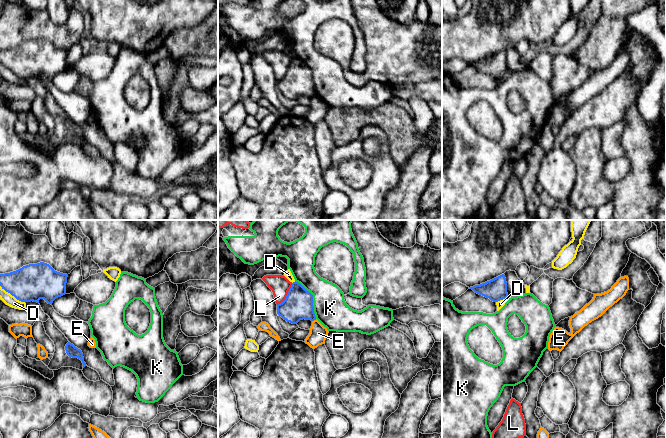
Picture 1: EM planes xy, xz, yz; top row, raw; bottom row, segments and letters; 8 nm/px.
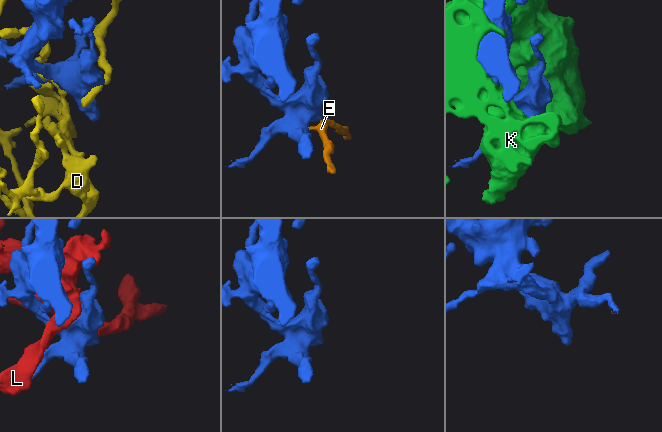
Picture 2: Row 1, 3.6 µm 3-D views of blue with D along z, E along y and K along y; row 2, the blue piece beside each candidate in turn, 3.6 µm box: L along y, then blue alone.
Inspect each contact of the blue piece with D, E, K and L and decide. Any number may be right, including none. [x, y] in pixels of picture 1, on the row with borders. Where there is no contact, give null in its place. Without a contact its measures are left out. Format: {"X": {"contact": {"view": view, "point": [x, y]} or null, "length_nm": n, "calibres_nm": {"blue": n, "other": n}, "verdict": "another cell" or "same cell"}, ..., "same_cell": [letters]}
{"D": {"contact": {"view": "xy", "point": [13, 295]}, "length_nm": 260, "calibres_nm": {"blue": 300, "other": 90}, "verdict": "another cell"}, "E": {"contact": {"view": "xz", "point": [314, 319]}, "length_nm": 40, "calibres_nm": {"blue": 240, "other": 140}, "verdict": "another cell"}, "K": {"contact": {"view": "xz", "point": [312, 298]}, "length_nm": 360, "calibres_nm": {"blue": 240, "other": 260}, "verdict": "another cell"}, "L": {"contact": {"view": "xz", "point": [287, 295]}, "length_nm": 220, "calibres_nm": {"blue": 240, "other": 160}, "verdict": "another cell"}, "same_cell": []}

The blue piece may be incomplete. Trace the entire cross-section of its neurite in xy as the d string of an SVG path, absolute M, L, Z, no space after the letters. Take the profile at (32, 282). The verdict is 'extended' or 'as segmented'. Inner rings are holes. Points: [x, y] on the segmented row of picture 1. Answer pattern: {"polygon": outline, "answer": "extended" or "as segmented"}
{"polygon": "M40 262L29 264L5 274L0 274L0 286L21 302L37 302L44 299L48 304L66 294L67 274L55 271L49 264Z", "answer": "as segmented"}

